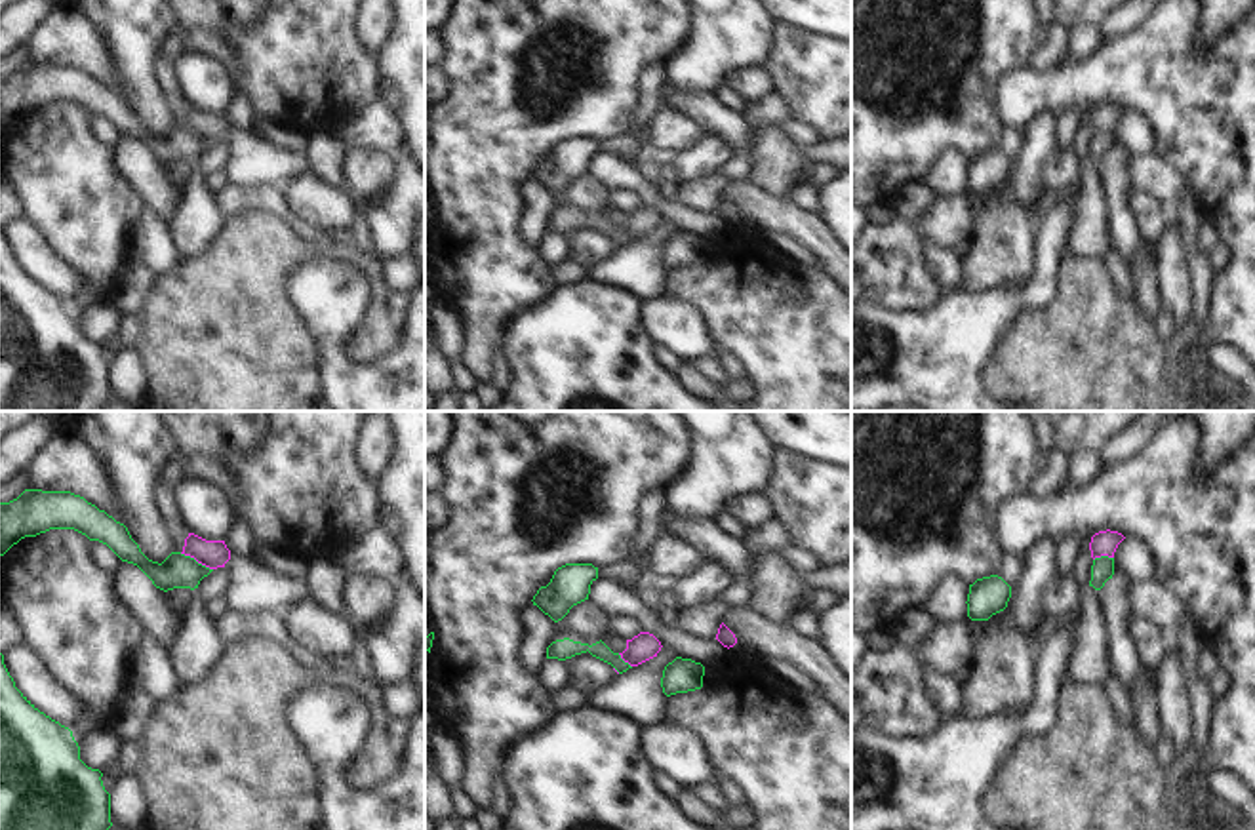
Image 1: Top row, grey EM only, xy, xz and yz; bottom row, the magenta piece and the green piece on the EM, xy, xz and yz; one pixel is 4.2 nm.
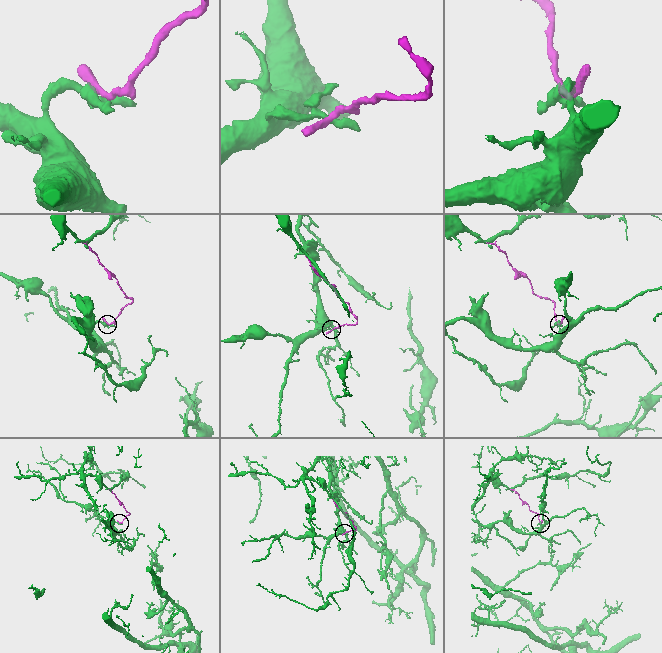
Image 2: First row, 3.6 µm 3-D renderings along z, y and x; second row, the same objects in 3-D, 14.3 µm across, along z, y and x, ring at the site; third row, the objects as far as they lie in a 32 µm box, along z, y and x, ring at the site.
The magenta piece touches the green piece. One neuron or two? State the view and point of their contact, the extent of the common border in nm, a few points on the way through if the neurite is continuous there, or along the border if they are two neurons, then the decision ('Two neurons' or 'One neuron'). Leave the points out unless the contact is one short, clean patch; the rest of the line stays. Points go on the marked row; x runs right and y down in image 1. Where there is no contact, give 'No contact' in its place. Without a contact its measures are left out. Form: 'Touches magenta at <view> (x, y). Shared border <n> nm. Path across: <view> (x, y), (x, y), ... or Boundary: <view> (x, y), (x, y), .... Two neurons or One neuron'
Touches magenta at xy (197, 560). Shared border 160 nm. Boundary: xy (179, 553), (212, 570). Two neurons.

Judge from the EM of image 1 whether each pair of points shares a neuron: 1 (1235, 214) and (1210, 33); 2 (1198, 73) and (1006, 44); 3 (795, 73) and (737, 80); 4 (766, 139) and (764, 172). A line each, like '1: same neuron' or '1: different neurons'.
1: different neurons
2: different neurons
3: different neurons
4: same neuron

